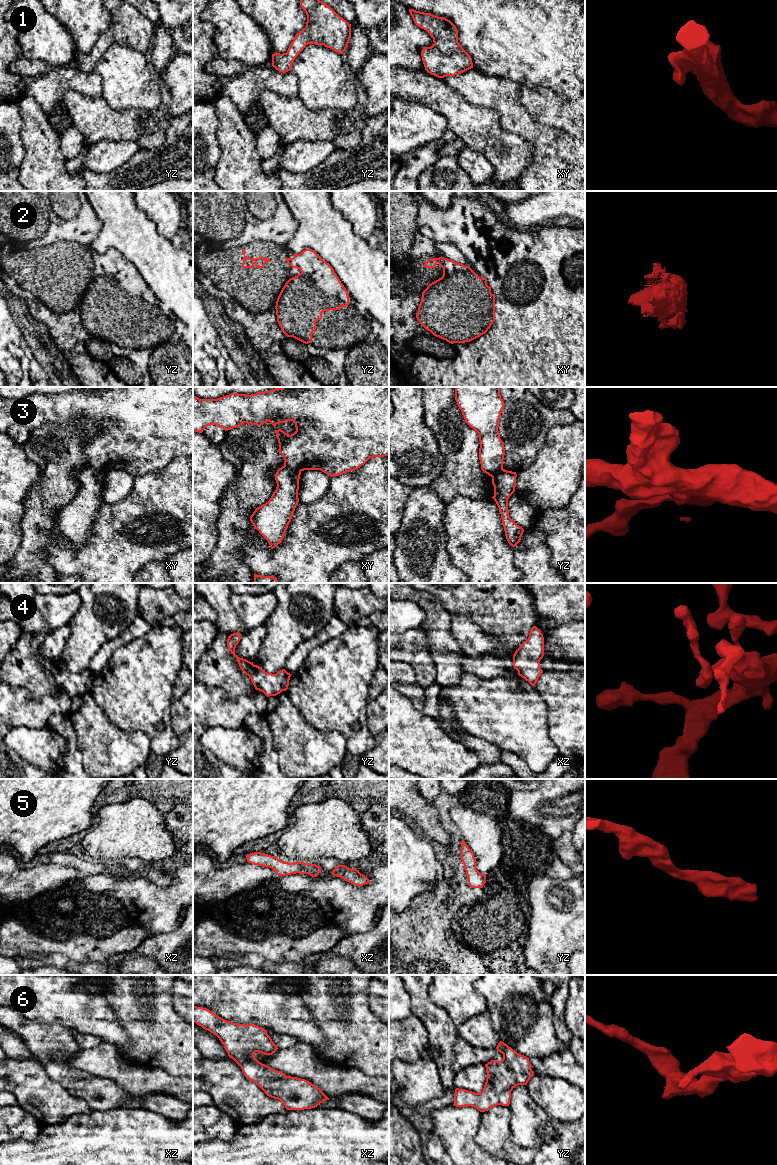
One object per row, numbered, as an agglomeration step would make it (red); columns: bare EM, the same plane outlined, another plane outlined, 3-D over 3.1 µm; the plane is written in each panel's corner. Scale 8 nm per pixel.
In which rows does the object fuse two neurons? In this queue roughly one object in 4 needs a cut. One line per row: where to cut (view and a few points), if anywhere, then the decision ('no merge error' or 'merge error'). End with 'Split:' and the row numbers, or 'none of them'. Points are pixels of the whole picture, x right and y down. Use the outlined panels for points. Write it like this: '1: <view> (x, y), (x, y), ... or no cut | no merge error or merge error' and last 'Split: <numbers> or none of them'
1: no cut | no merge error
2: no cut | no merge error
3: xy (284, 465), (300, 472) | merge error
4: no cut | no merge error
5: no cut | no merge error
6: no cut | no merge error
Split: 3

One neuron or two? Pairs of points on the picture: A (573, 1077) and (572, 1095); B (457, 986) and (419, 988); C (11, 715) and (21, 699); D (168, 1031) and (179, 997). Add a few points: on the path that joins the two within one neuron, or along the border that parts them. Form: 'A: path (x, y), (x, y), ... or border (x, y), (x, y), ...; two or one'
A: border (551, 1076), (564, 1078), (574, 1085); two
B: border (429, 985), (429, 998), (441, 1008); two
C: path (11, 711), (18, 703); one
D: border (171, 987), (173, 1008), (182, 1018); two

